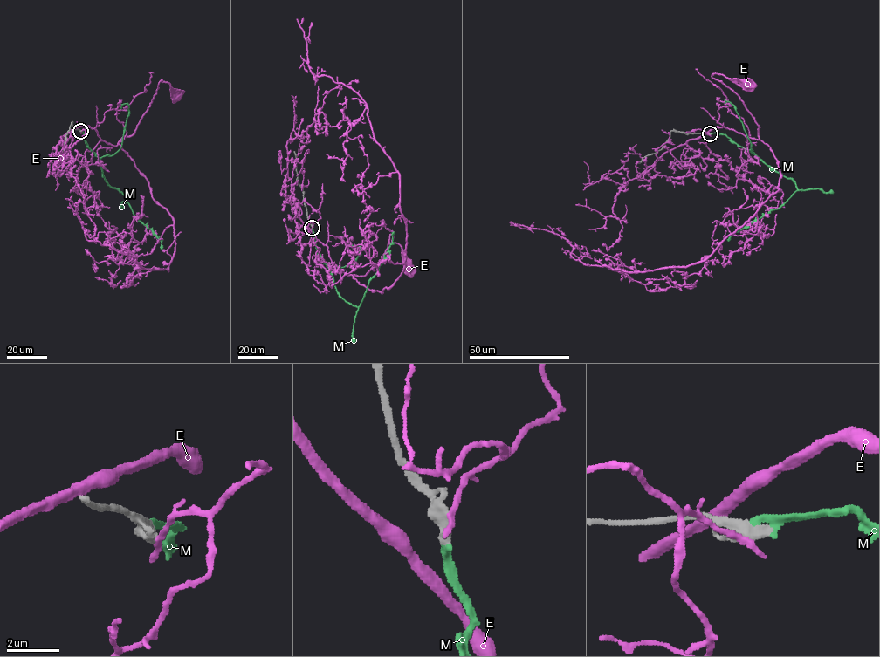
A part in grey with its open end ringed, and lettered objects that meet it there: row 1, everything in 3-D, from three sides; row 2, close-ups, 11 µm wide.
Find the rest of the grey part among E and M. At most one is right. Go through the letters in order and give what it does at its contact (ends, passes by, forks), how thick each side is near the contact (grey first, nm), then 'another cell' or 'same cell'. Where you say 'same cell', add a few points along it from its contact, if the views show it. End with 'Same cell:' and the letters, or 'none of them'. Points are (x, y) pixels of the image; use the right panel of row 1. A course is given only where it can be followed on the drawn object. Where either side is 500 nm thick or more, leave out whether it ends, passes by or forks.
E: 650/320 nm | another cell
M: 550/320 nm | same cell | via (711, 133), (725, 134), (752, 151), (793, 180), (797, 188), (778, 208), (735, 231), (728, 241)
Same cell: M

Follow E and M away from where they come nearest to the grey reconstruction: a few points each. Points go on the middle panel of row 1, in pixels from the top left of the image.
E: (312, 226), (316, 221), (296, 222), (292, 206), (347, 275), (367, 272), (390, 235), (408, 270)
M: (312, 228), (316, 249), (330, 270), (336, 291), (357, 307), (392, 242), (393, 232)

